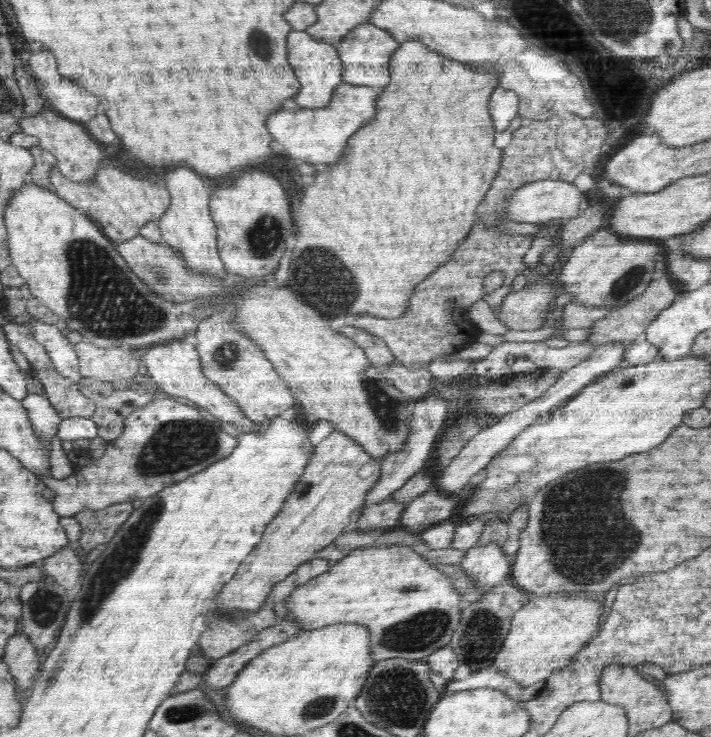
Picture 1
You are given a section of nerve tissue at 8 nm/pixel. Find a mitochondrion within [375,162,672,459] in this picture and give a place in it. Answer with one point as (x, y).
(629, 281)

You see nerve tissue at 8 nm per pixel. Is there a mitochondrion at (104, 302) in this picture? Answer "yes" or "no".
yes

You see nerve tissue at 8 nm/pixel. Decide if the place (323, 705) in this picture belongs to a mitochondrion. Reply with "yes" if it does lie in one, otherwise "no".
yes

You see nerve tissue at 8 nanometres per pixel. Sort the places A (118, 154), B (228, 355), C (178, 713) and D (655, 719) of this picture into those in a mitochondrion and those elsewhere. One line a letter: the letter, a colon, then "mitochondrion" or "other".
A: other
B: mitochondrion
C: mitochondrion
D: other

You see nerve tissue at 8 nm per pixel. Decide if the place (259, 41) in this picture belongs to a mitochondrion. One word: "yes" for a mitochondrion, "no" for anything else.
yes

